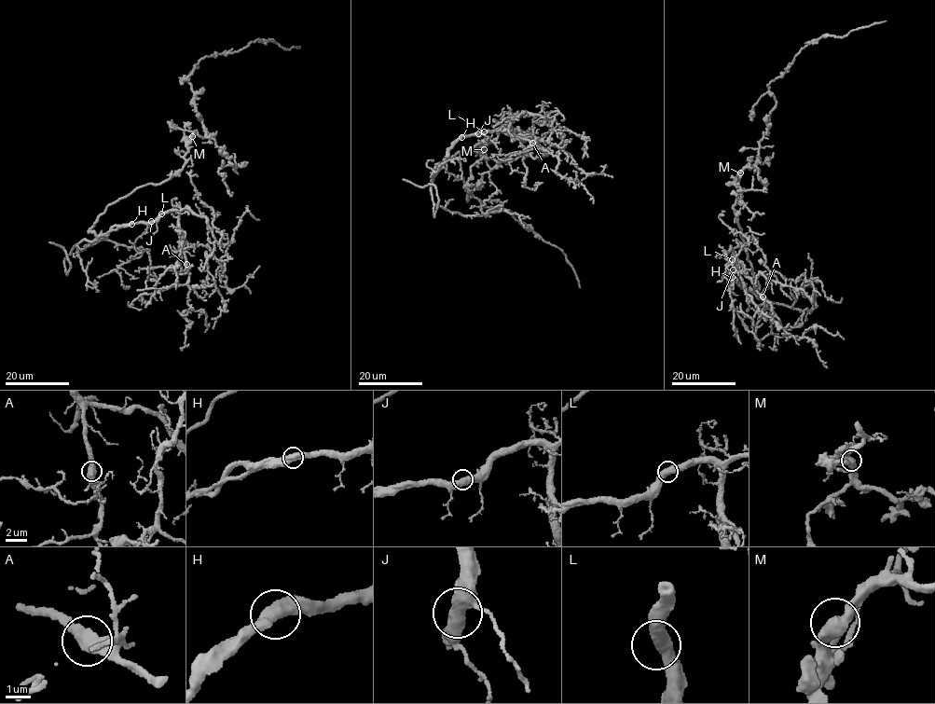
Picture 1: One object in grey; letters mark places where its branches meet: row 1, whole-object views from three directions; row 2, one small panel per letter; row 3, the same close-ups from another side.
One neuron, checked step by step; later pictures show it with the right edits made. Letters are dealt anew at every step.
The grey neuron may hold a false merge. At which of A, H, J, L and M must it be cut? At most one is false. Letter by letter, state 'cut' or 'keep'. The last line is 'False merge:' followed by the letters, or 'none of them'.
A: keep
H: keep
J: keep
L: keep
M: keep
False merge: none of them

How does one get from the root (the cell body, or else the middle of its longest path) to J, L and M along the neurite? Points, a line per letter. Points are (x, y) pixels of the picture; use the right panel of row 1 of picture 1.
J: (740, 230), (758, 287), (752, 292), (741, 288), (732, 278), (733, 269)
L: (740, 230), (758, 286), (752, 292), (742, 289), (734, 280), (732, 259)
M: (740, 230), (733, 208), (738, 197), (740, 172)

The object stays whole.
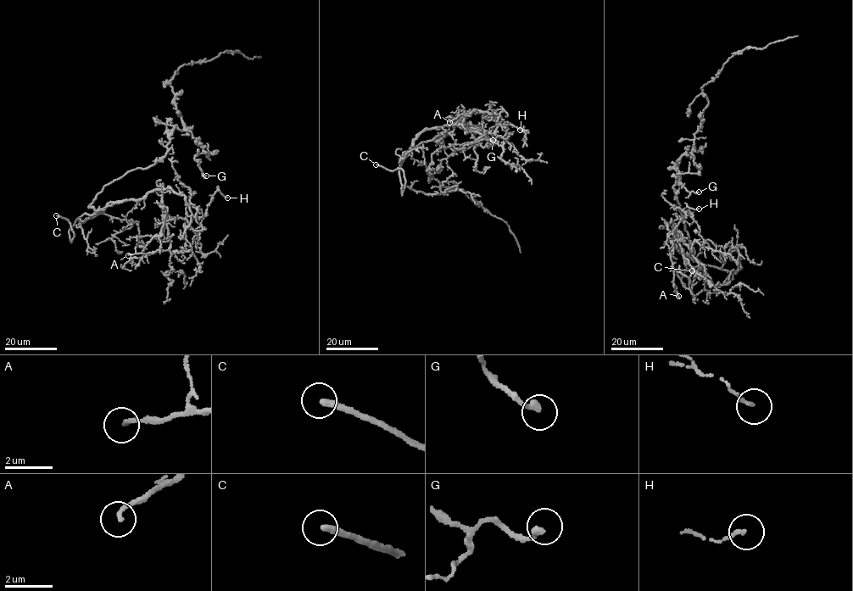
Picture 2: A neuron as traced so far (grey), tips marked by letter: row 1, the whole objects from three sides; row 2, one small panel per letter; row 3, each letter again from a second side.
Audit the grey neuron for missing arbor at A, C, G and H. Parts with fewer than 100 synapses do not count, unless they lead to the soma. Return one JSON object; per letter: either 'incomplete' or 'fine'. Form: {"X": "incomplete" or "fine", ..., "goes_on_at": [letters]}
{"A": "fine", "C": "incomplete", "G": "fine", "H": "fine", "goes_on_at": ["C"]}

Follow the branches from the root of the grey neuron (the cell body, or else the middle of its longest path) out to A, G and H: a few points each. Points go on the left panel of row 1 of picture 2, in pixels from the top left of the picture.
A: (140, 168), (108, 184), (89, 206), (98, 209), (160, 191), (166, 214), (159, 248), (128, 255)
G: (140, 168), (165, 154), (175, 127), (190, 131), (209, 155), (194, 158), (206, 175)
H: (140, 168), (108, 184), (90, 207), (159, 190), (165, 214), (186, 219), (194, 231), (214, 192), (227, 197)

